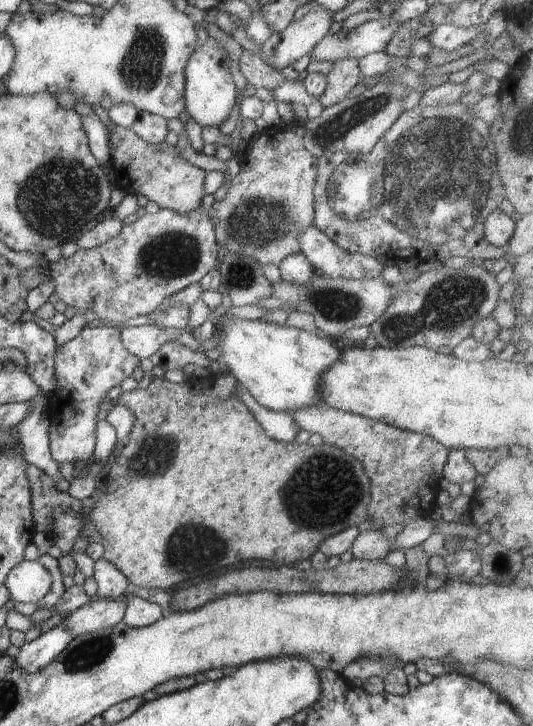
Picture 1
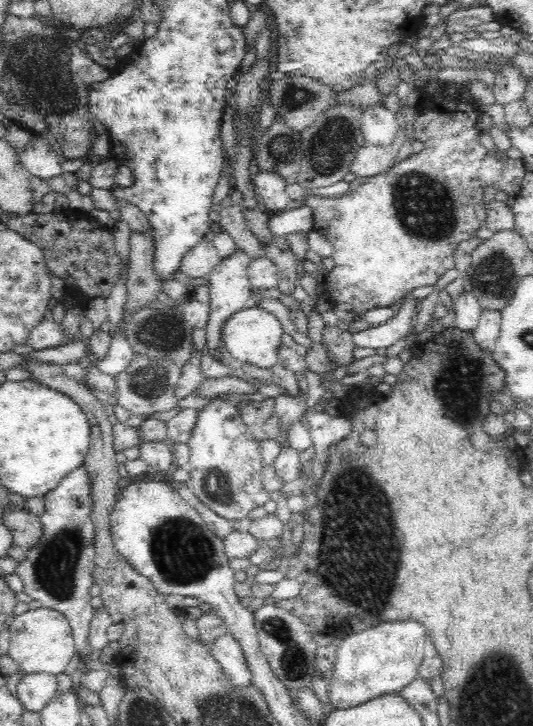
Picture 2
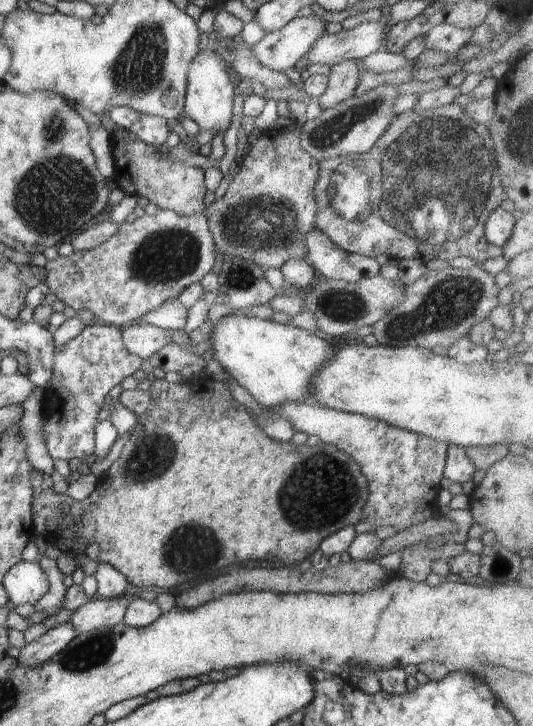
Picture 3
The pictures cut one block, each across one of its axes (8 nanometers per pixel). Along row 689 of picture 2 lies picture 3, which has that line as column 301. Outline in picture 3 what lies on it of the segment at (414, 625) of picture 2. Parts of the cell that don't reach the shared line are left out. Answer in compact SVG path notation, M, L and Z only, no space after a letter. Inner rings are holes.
M228 314L219 320L211 322L211 331L208 341L211 341L210 350L214 350L214 360L245 388L263 407L278 408L282 404L298 404L311 400L310 384L314 372L326 364L326 360L334 358L334 343L321 333L311 333L295 326L283 325L270 319L258 319L246 314Z

